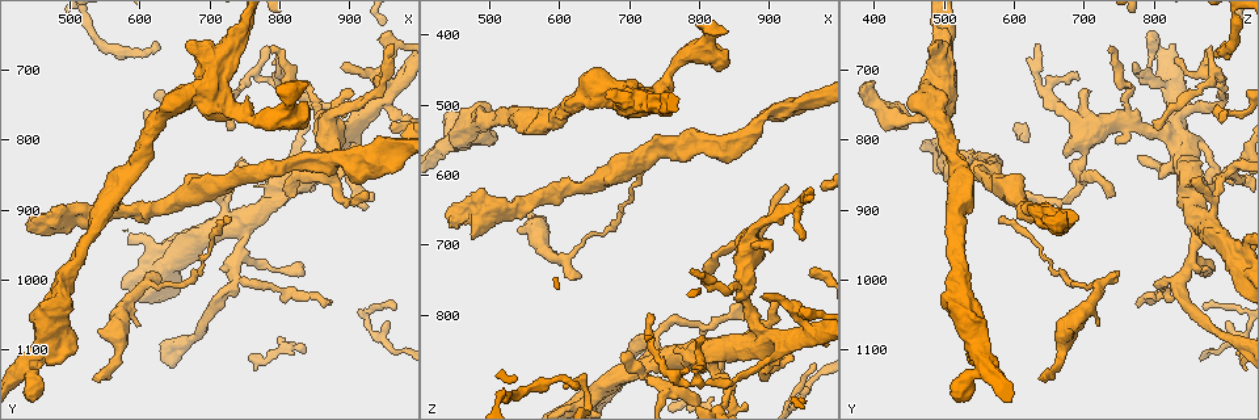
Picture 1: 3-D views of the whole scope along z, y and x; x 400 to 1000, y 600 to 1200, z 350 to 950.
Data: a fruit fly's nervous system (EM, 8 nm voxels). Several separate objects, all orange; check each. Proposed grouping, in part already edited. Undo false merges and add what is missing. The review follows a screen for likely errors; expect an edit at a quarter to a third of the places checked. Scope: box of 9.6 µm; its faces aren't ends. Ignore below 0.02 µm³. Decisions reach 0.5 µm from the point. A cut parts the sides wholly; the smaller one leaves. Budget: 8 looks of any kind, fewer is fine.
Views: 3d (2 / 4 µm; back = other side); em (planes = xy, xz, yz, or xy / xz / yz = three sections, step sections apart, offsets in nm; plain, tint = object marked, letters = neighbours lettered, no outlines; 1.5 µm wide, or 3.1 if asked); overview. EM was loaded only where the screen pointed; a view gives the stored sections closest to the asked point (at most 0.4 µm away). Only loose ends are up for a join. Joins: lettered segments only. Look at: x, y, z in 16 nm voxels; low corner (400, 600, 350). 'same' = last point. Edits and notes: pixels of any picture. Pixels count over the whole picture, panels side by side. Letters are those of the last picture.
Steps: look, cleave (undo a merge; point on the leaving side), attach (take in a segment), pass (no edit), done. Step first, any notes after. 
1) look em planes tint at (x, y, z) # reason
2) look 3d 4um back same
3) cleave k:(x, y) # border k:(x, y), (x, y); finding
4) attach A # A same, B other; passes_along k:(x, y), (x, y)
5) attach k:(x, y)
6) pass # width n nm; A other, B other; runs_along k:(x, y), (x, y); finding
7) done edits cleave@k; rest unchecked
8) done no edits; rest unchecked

look 3d 2um at (740, 990, 845) # four-way junction

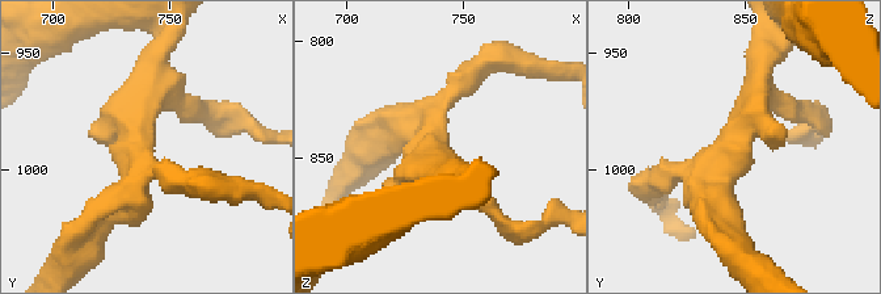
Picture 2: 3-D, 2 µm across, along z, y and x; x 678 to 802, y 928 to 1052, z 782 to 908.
look em planes tint at (735, 989, 847) # arms 4; now the EM

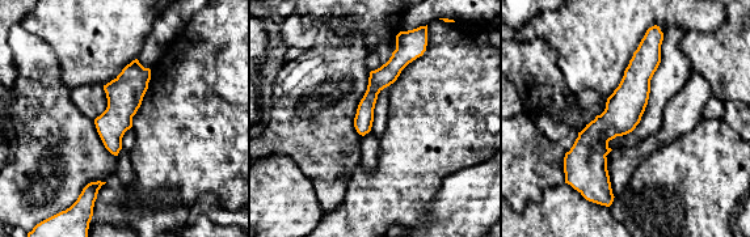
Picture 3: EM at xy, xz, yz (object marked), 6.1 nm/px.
look em planes letters same # what lies round it

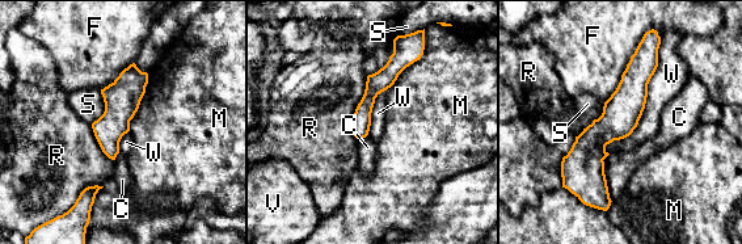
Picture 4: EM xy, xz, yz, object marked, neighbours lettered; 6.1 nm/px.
pass # C other, F other, M other, R other, S other, V other, W other; border 4:(148, 75), (146, 92), (127, 131); continuous, no second neuron

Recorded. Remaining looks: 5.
look em planes letters at (530, 1140, 650) # free end

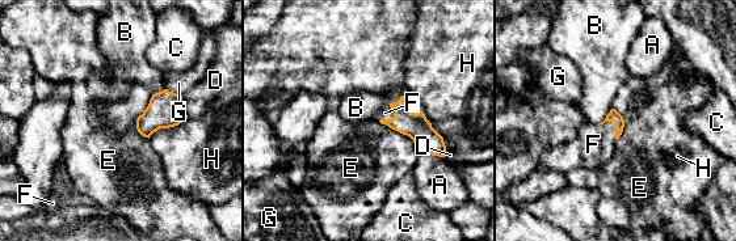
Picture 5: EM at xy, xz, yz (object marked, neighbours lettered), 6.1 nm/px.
attach F # A other, B other, C other, D other, E other, F same, G other, H other; passes_along 5:(416, 126), (394, 110), (385, 113); the neuron continues

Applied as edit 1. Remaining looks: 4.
look em xy step 4 tint at (435, 1125, 555) # thick turns thin

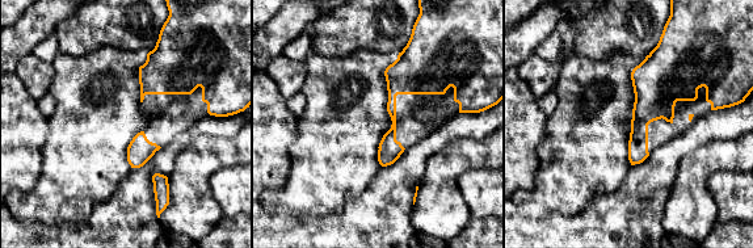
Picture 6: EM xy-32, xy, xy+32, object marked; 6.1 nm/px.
look em xy step 4 letters same

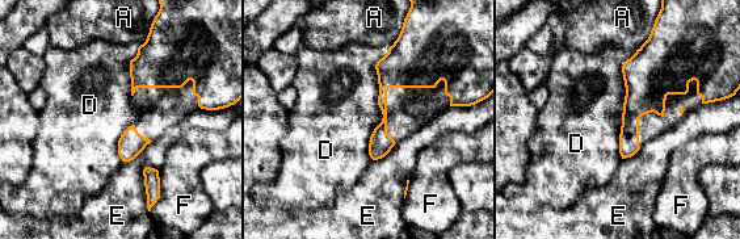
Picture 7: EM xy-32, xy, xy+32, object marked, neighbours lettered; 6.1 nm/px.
pass # A other, D other, E other, F other; border 7:(390, 47), (375, 65), (371, 159); all the same neuron

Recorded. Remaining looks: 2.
done edits attach@5; rest unchecked

